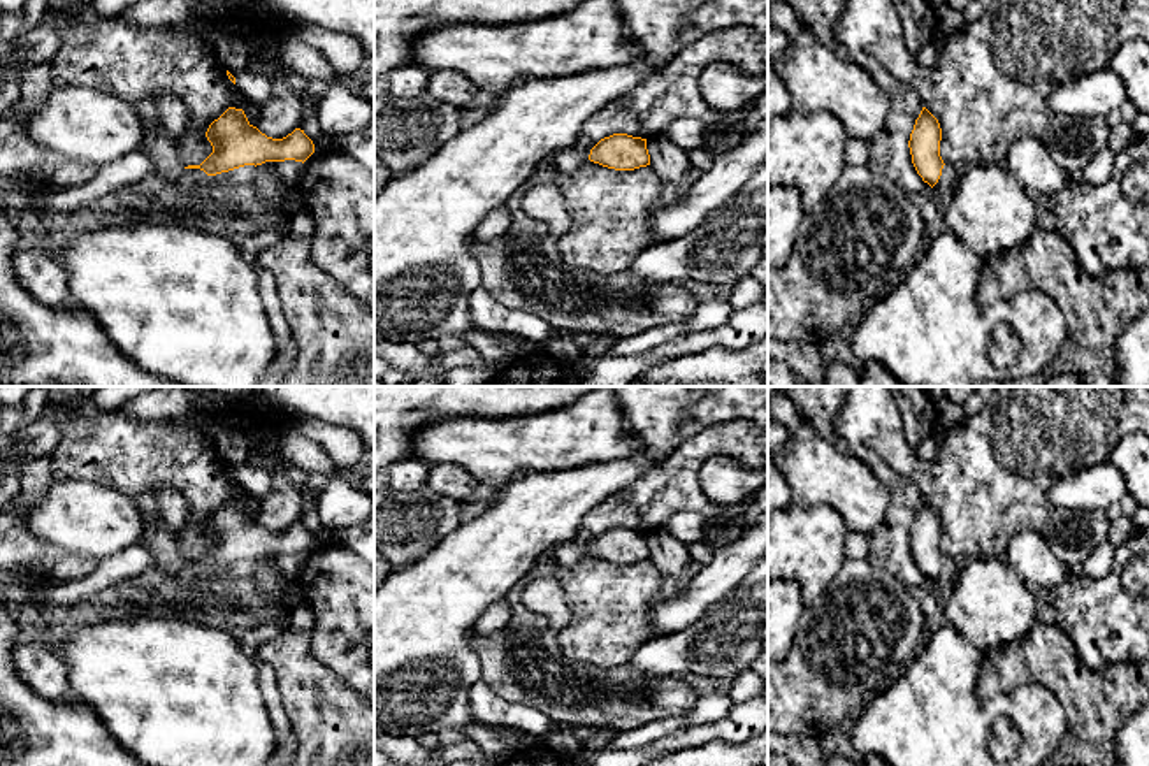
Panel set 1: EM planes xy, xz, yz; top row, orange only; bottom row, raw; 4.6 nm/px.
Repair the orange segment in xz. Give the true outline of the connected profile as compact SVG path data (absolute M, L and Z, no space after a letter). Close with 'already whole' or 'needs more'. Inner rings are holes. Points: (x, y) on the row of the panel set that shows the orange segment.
M627 134L601 139L590 149L589 160L615 170L634 170L650 165L647 139Z; already whole

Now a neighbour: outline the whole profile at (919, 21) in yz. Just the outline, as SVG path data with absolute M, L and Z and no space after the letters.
M892 0L905 32L905 46L915 56L938 37L936 11L929 0Z

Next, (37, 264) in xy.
M56 239L26 242L12 260L12 271L23 288L47 307L63 307L69 295L67 274L56 251Z

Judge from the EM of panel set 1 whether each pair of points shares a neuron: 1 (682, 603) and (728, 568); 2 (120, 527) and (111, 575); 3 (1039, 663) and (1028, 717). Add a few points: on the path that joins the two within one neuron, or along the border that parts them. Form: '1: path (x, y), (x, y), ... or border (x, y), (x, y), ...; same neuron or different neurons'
1: path (693, 601), (717, 578); same neuron
2: border (143, 540), (99, 561); different neurons
3: border (1004, 687), (1042, 684), (1065, 710); different neurons

